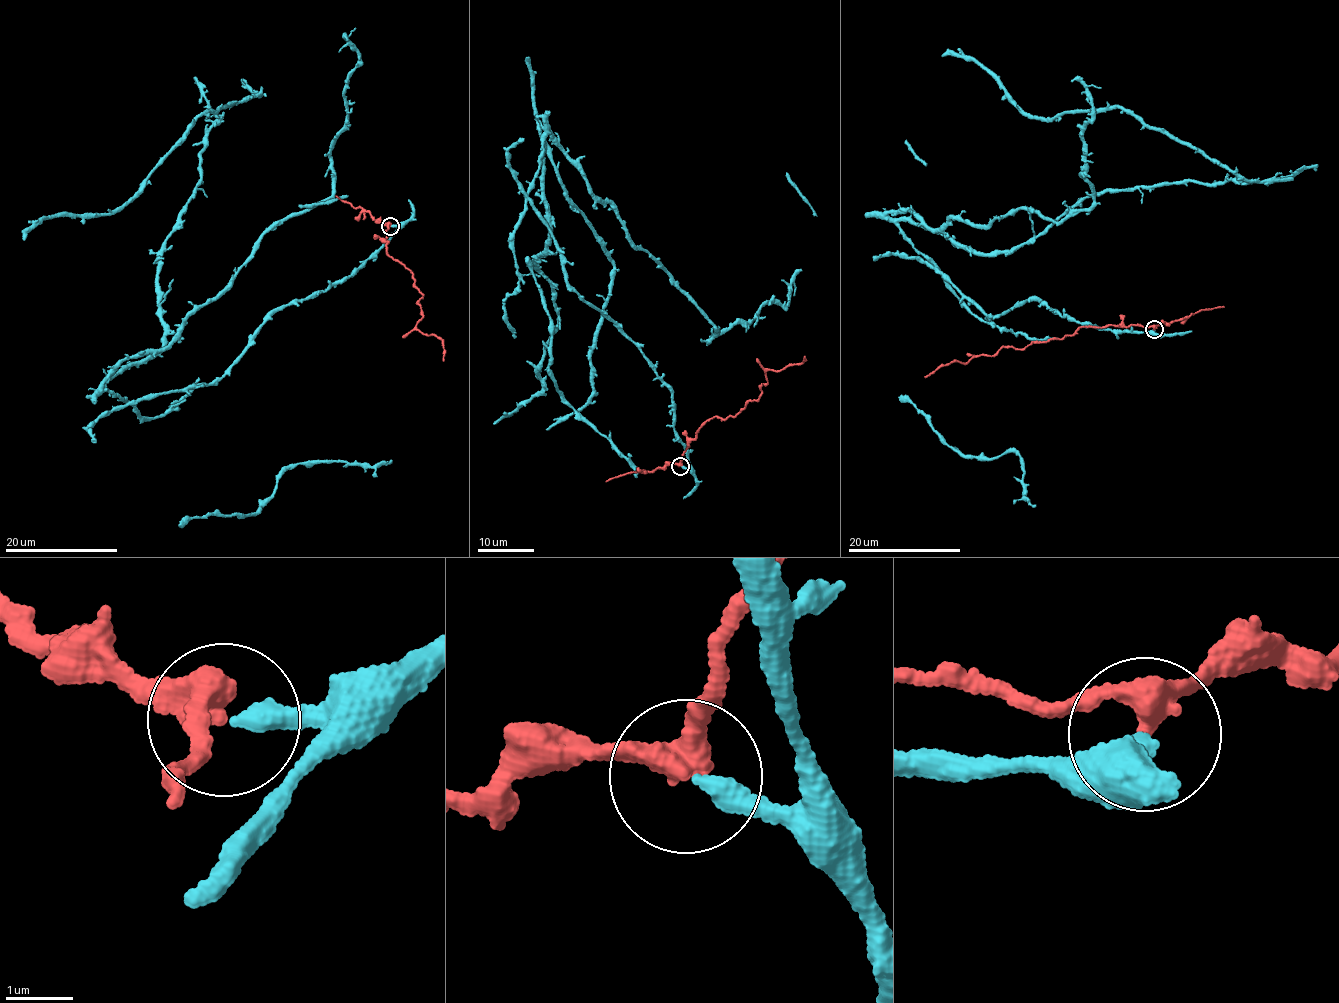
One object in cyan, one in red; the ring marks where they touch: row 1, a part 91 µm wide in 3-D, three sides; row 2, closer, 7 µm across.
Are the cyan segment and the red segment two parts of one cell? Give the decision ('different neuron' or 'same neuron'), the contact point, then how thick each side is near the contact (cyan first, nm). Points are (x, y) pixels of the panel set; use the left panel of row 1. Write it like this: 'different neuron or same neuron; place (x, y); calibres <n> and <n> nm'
different neuron; place (390, 226); calibres 320 and 360 nm

